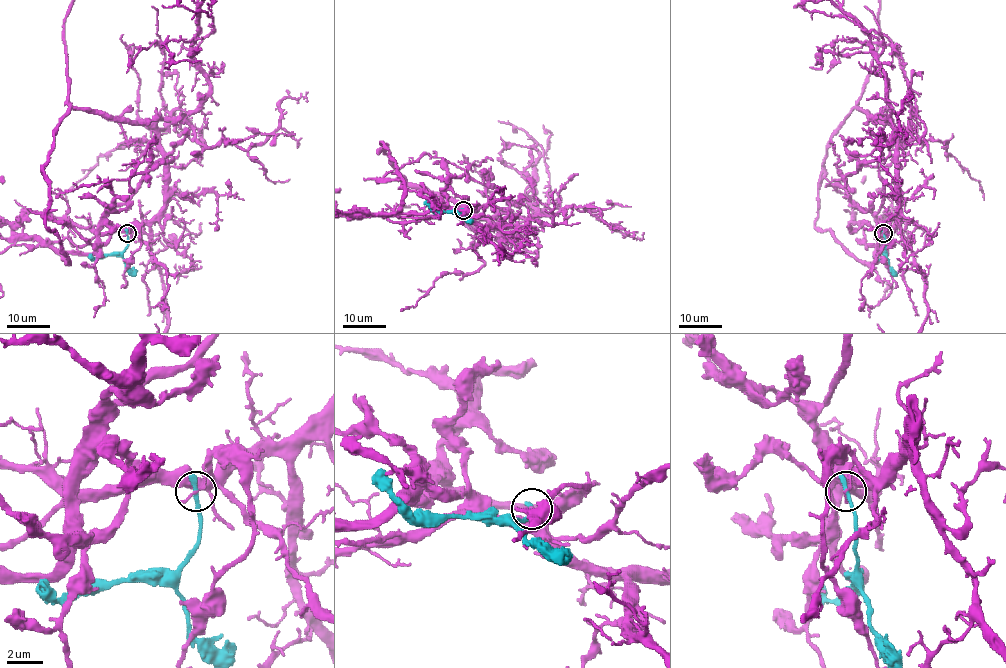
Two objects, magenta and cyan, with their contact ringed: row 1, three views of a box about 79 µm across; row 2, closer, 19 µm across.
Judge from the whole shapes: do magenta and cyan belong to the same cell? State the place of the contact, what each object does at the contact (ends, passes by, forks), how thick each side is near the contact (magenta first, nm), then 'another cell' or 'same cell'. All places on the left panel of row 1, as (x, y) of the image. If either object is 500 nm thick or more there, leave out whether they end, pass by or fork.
at (127, 233); magenta ends there; cyan ends there; 170 nm thick on the magenta side, 340 nm on the other; another cell

